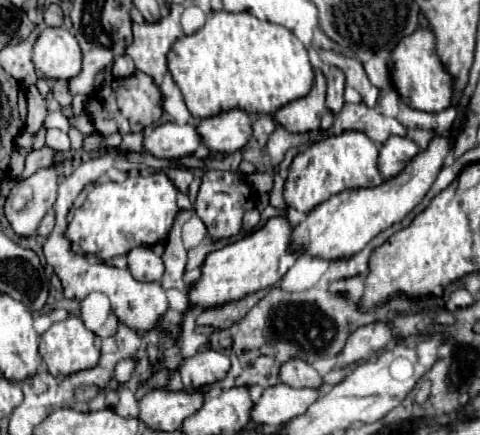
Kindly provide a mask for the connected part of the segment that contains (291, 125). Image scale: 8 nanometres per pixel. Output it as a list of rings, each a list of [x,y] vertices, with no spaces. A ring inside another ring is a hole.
[[[316,69],[310,93],[302,99],[290,101],[288,105],[280,107],[274,119],[292,133],[314,131],[320,127],[320,117],[326,113],[324,99],[326,99],[326,77],[320,73],[320,69]]]

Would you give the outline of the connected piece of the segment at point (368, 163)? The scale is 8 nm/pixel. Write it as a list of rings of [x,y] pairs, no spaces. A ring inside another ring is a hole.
[[[344,131],[340,135],[330,137],[328,143],[314,143],[306,147],[294,157],[290,165],[288,179],[284,185],[286,205],[292,205],[298,211],[306,213],[328,197],[346,189],[380,185],[384,179],[380,177],[380,171],[376,167],[376,157],[378,147],[362,131]]]

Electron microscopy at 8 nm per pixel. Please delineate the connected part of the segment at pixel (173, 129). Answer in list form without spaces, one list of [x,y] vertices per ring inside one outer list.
[[[164,123],[158,125],[146,139],[144,147],[154,157],[160,159],[182,159],[188,155],[194,155],[194,151],[202,145],[202,137],[196,129],[196,125],[186,123]]]

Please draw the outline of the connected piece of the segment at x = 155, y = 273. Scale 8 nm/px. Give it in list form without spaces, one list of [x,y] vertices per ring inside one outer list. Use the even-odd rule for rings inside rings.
[[[140,245],[128,253],[128,269],[140,281],[160,281],[164,273],[164,263],[152,251],[152,247]]]

